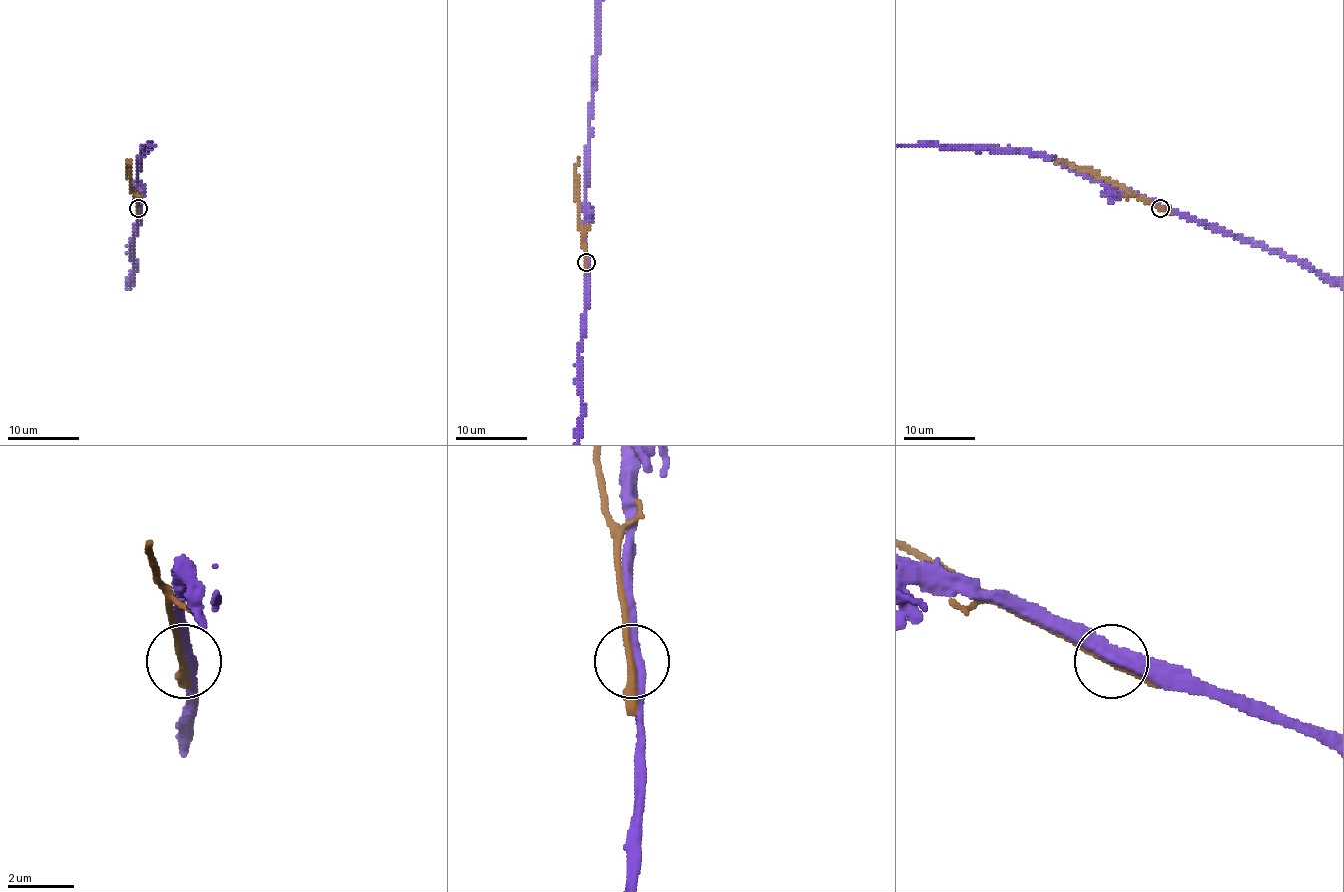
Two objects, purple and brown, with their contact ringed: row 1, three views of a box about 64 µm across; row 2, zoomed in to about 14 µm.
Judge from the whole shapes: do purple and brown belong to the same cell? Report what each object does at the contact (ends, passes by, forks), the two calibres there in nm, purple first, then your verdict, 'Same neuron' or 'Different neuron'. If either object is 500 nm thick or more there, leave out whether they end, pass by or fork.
At the ring purple passes by. At the ring brown passes by. Thickness 360 nm (purple) against 190 nm. Different neuron

